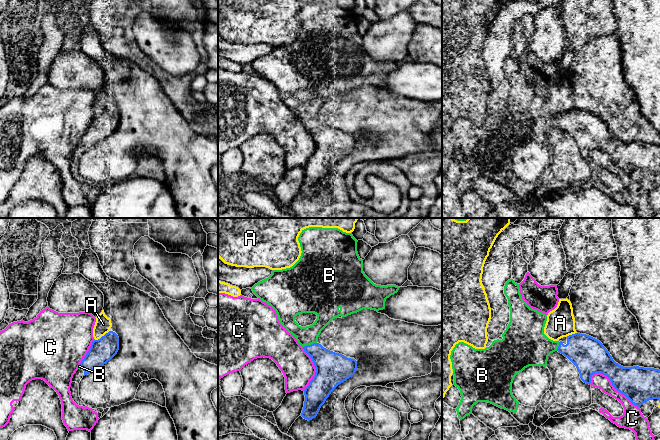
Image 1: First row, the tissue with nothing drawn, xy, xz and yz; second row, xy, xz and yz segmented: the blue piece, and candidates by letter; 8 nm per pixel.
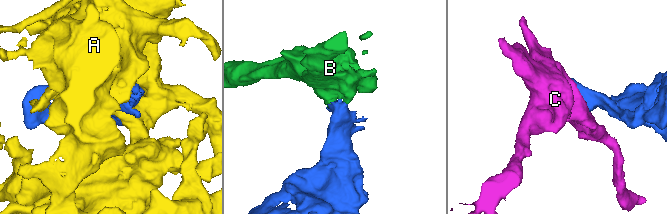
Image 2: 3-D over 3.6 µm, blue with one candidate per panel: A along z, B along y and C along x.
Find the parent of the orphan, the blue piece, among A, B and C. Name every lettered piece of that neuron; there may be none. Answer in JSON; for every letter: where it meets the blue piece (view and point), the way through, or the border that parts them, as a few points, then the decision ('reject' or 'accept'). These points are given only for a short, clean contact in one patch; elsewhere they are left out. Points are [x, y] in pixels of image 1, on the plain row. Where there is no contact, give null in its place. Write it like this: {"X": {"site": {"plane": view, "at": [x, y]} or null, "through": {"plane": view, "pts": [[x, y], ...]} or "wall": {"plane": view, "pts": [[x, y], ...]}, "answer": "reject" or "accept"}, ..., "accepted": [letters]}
{"A": {"site": {"plane": "xy", "at": [102, 112]}, "answer": "reject"}, "B": {"site": {"plane": "xz", "at": [309, 121]}, "through": {"plane": "xz", "pts": [[331, 143], [309, 121], [308, 111]]}, "answer": "accept"}, "C": {"site": {"plane": "yz", "at": [614, 163]}, "answer": "reject"}, "accepted": ["B"]}

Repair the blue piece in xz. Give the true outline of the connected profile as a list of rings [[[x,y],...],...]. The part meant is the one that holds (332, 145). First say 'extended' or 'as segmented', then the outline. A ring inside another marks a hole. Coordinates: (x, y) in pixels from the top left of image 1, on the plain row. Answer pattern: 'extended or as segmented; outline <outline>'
extended; outline [[[309,3],[300,9],[298,17],[301,23],[299,36],[290,44],[273,46],[272,50],[255,60],[251,65],[263,78],[270,81],[277,89],[282,102],[291,109],[304,127],[311,133],[316,144],[315,152],[304,166],[305,177],[301,192],[310,197],[315,194],[329,173],[331,168],[341,159],[352,153],[357,145],[357,137],[324,124],[318,119],[321,107],[335,94],[346,93],[363,85],[375,87],[385,85],[385,77],[391,71],[398,68],[396,61],[381,62],[374,60],[363,48],[363,36],[357,28],[357,16],[351,9],[343,8],[338,4]],[[302,89],[314,89],[317,91],[315,98],[306,103],[301,103],[295,93]]]

